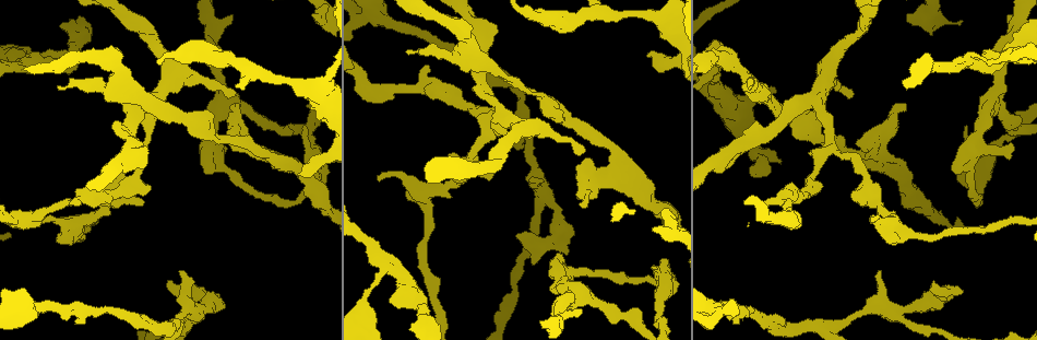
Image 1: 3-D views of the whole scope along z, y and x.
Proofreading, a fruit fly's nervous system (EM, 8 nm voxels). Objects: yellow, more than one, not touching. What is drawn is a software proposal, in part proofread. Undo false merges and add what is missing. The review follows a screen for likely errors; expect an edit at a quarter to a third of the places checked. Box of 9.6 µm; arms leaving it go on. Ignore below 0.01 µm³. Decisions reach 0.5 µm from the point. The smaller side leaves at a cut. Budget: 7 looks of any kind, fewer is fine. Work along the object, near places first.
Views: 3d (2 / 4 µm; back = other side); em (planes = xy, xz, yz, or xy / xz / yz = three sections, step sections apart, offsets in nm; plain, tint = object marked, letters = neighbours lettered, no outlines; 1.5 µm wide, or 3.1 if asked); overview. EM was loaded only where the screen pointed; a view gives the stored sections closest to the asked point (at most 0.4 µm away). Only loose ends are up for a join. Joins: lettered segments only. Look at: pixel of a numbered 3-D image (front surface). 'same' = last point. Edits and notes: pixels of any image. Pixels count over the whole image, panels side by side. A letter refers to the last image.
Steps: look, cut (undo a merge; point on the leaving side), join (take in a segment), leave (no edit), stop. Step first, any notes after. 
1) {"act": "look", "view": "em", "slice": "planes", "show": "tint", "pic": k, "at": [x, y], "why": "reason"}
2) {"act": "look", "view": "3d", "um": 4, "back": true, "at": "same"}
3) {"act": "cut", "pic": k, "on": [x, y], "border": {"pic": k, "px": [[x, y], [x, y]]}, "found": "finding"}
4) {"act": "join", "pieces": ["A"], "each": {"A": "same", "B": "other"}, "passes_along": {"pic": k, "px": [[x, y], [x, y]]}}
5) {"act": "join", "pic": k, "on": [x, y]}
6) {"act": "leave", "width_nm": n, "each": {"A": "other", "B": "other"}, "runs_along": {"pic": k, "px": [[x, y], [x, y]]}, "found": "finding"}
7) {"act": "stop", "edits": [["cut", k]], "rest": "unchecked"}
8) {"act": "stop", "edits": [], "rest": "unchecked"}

{"act": "look", "view": "em", "slice": "xz", "step": 4, "show": "letters", "pic": 1, "at": [530, 179], "why": "free end"}

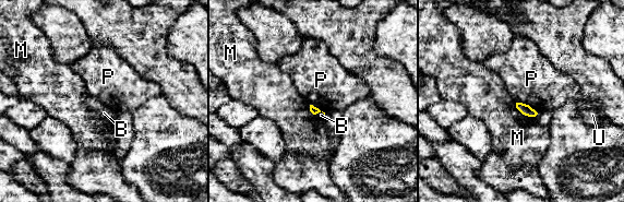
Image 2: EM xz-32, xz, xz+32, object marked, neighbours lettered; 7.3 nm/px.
{"act": "leave", "each": {"B": "other", "M": "other", "P": "other", "U": "other"}, "border": {"pic": 2, "px": [[516, 102], [528, 104], [537, 113]]}, "found": "none of them fits"}

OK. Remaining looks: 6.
{"act": "look", "view": "3d", "um": 2, "pic": 1, "at": [234, 104], "why": "branch stops here"}

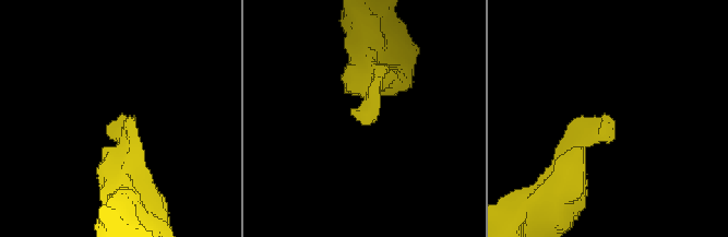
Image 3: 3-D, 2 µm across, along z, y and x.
{"act": "look", "view": "em", "slice": "yz", "step": 8, "show": "letters", "pic": 3, "at": [610, 119], "why": "now the EM"}

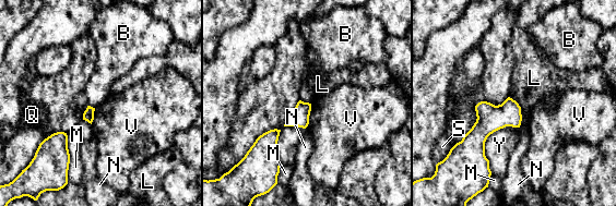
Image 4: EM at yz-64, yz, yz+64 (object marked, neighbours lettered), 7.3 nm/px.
{"act": "leave", "each": {"B": "other", "L": "other", "M": "other", "N": "other", "Q": "other", "S": "other", "V": "other", "Y": "other"}, "border": {"pic": 4, "px": [[300, 99], [310, 104]]}, "found": "no lettered segment goes on from it"}

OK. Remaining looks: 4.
{"act": "look", "view": "em", "slice": "planes", "show": "letters", "pic": 1, "at": [57, 88], "why": "an open end"}

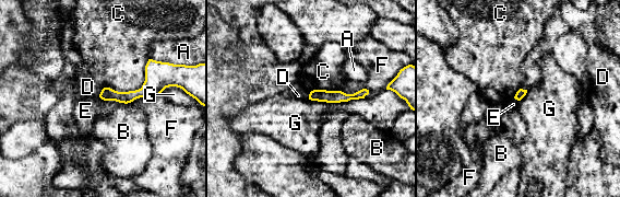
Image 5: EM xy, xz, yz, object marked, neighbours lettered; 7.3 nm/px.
{"act": "leave", "each": {"A": "other", "B": "other", "C": "other", "D": "other", "E": "other", "F": "other", "G": "other"}, "border": {"pic": 5, "px": [[364, 97], [340, 102], [308, 99]]}, "found": "no lettered segment goes on from it"}

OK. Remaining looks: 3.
{"act": "stop", "edits": [], "rest": "unchecked"}

